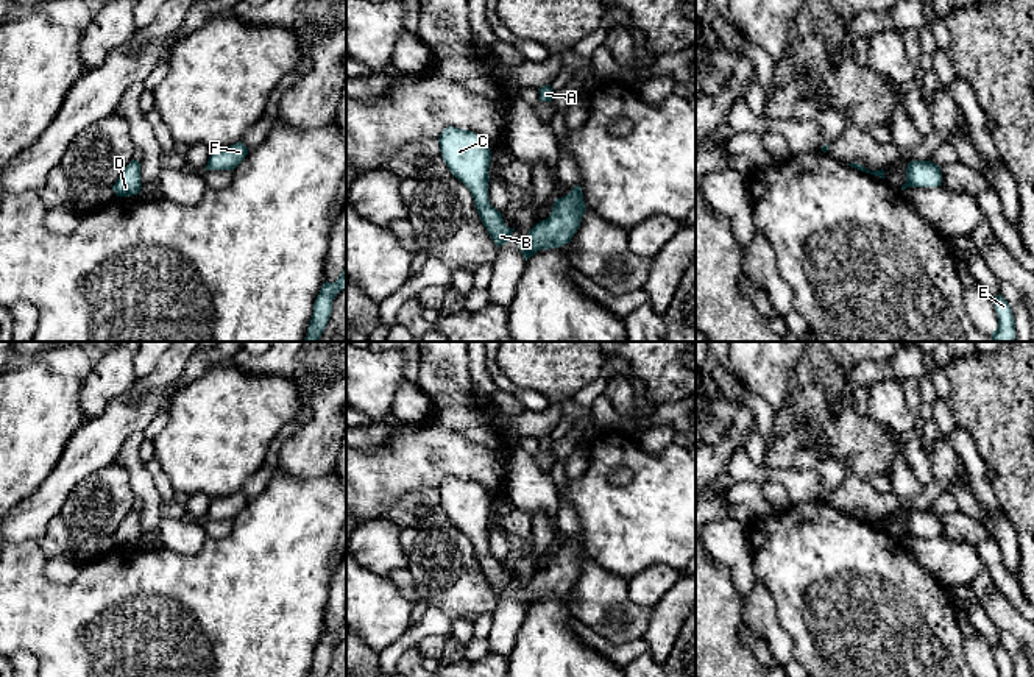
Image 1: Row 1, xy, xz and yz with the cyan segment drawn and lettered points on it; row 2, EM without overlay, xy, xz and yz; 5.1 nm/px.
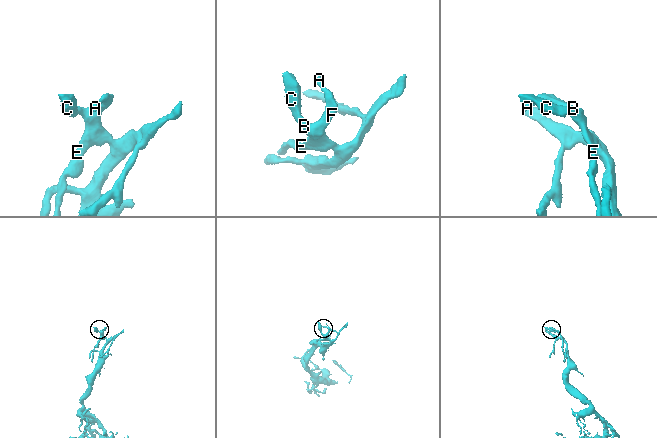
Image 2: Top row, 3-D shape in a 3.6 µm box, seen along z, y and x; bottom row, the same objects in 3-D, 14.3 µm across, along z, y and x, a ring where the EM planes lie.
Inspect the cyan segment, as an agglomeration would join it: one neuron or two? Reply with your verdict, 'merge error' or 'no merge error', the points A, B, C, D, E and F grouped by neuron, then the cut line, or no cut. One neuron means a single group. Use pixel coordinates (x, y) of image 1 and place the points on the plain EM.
no merge error | A B C D E F | no cut

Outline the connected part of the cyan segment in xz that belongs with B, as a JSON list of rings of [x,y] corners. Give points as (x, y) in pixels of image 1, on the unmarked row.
[[[448,476],[440,484],[438,493],[451,523],[469,538],[479,566],[494,594],[505,594],[515,577],[505,576],[502,563],[488,549],[491,501],[487,490],[473,480]]]

